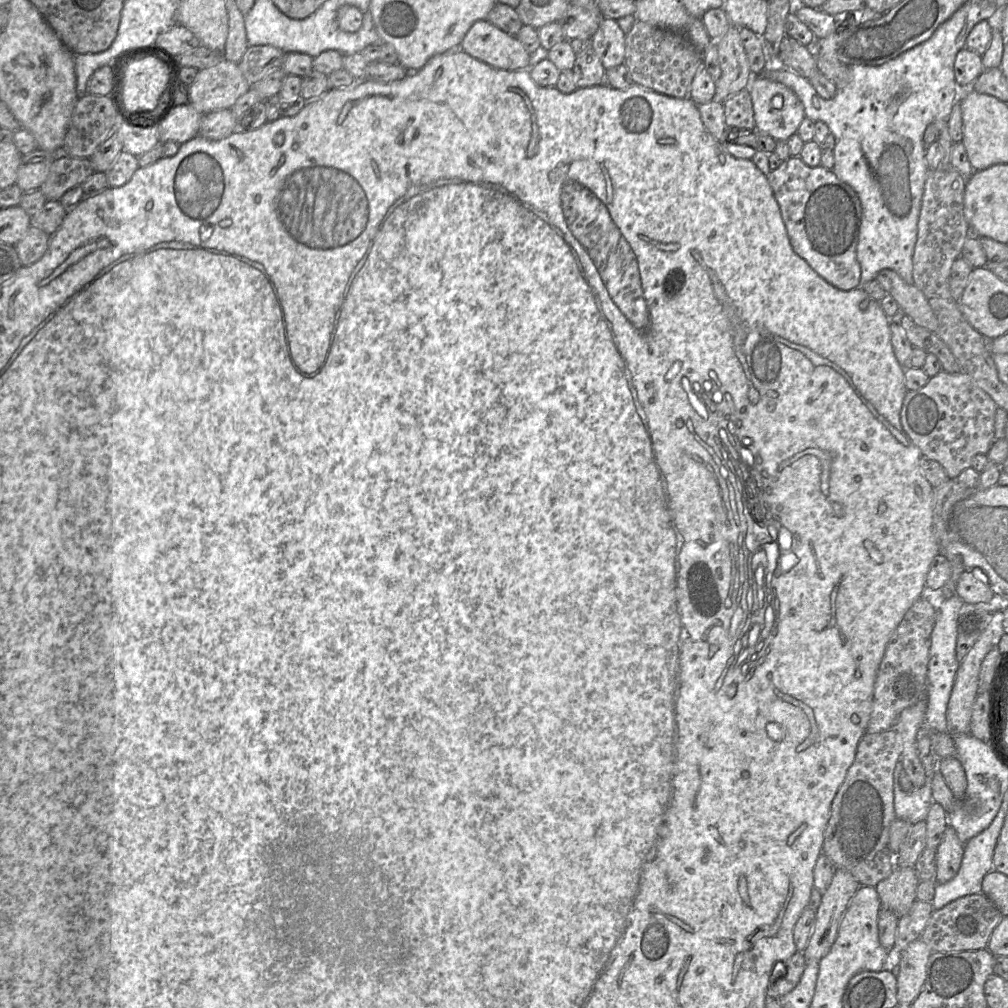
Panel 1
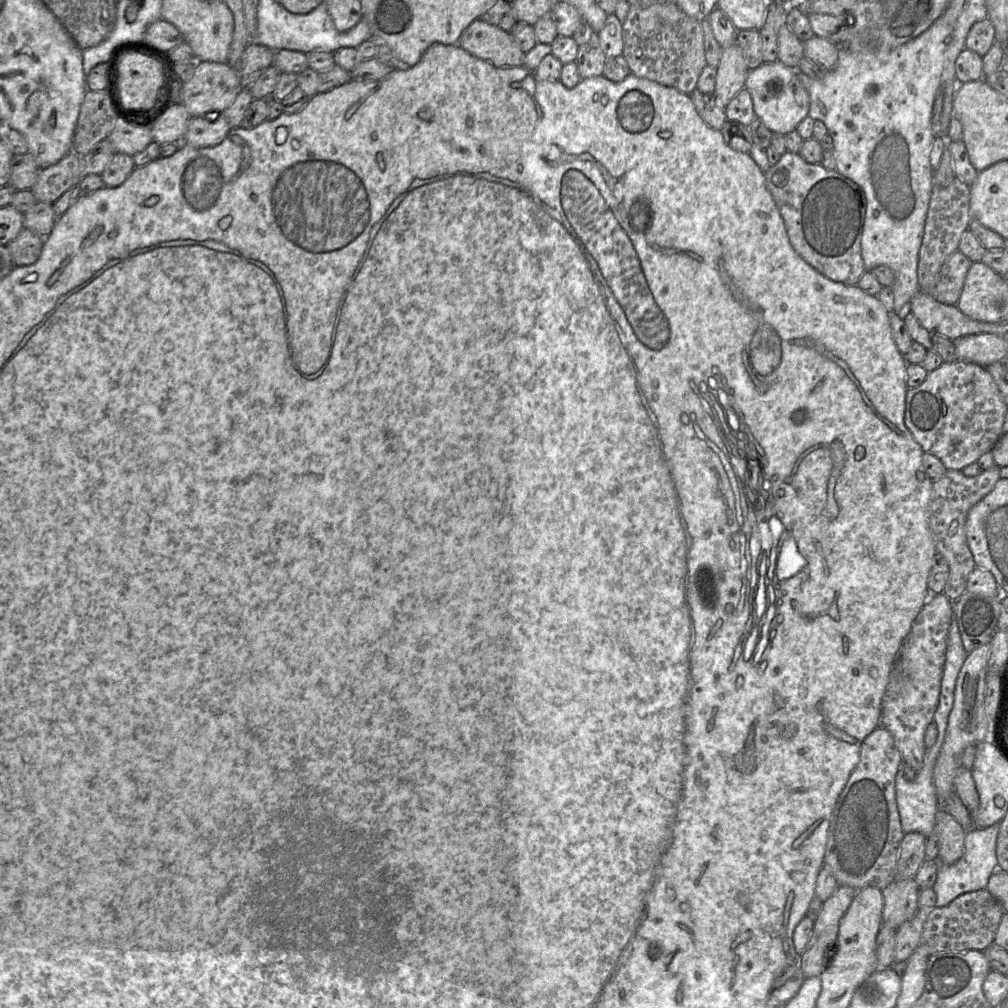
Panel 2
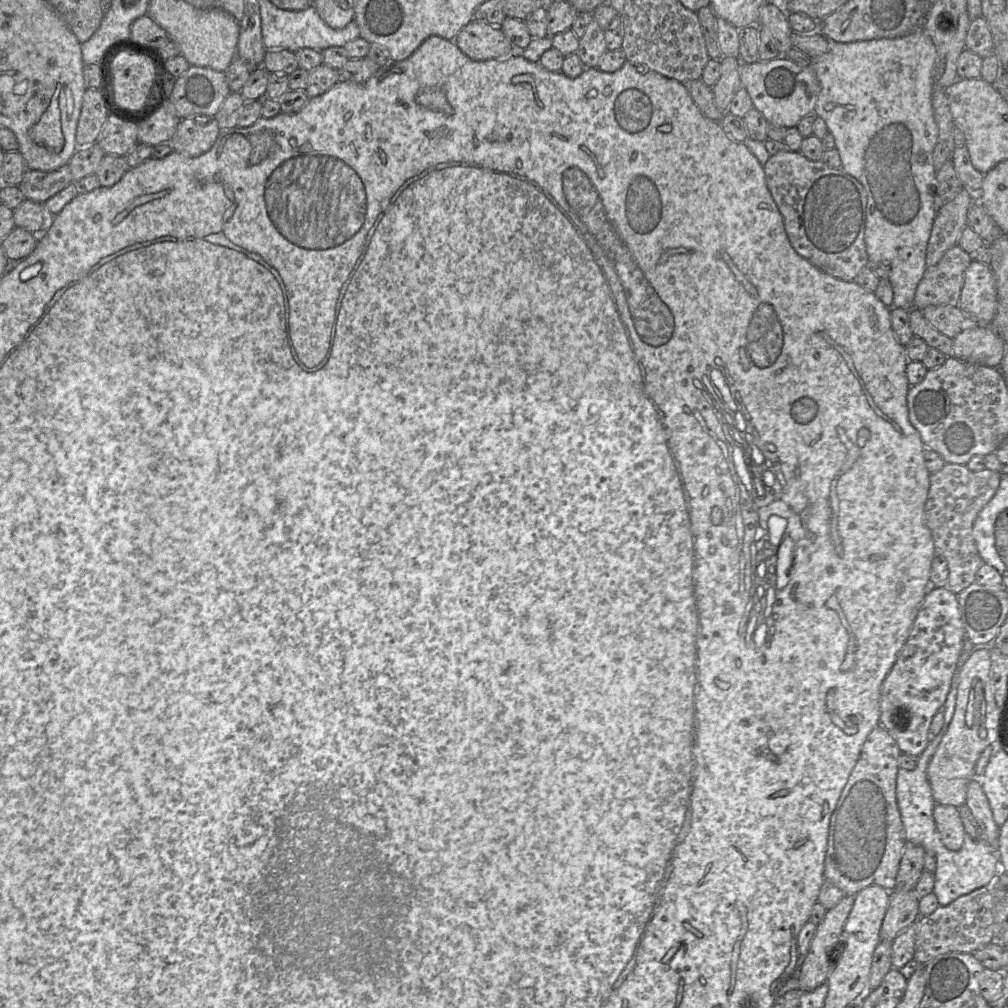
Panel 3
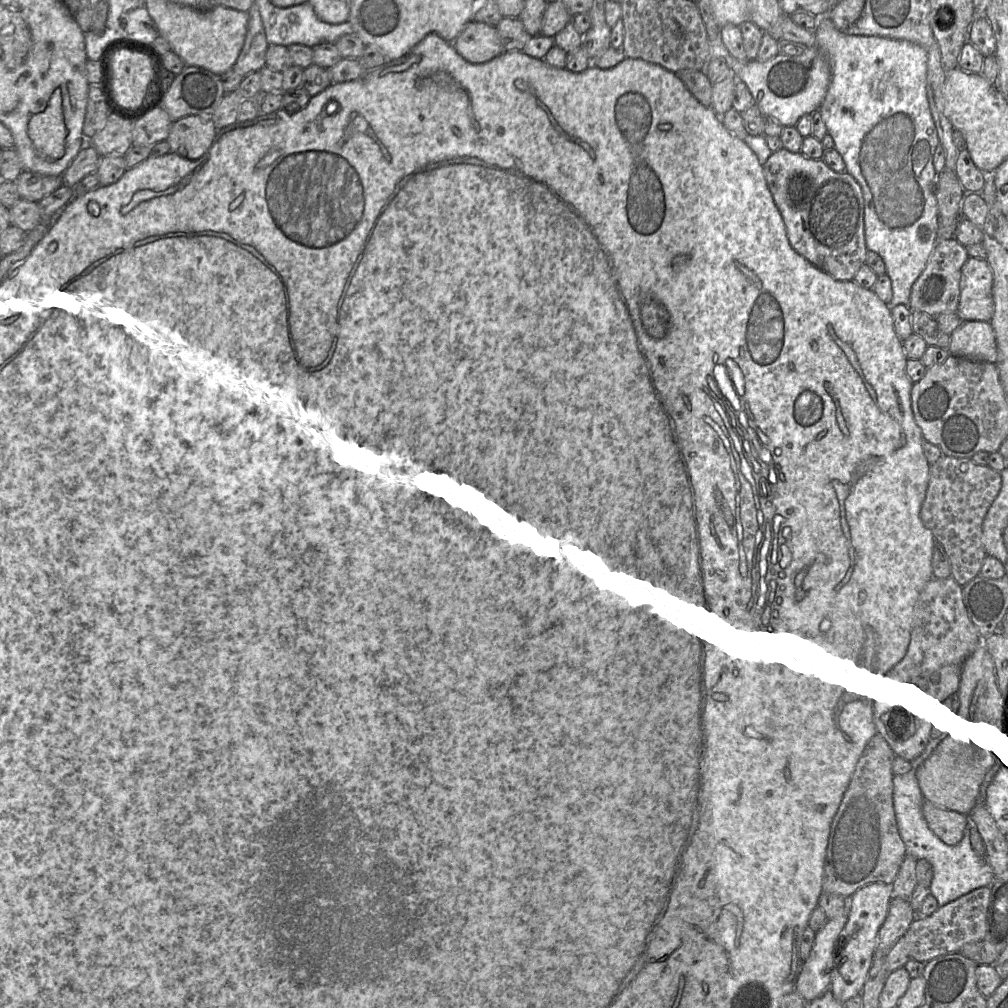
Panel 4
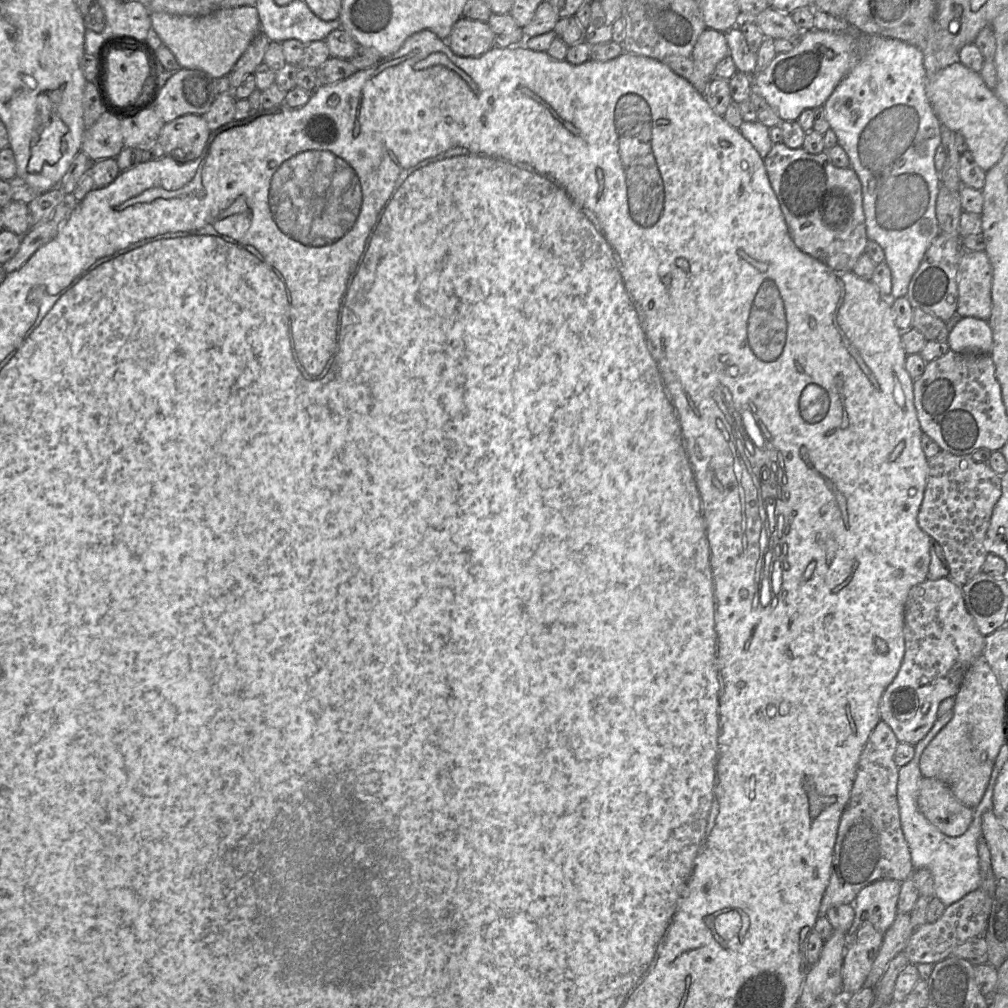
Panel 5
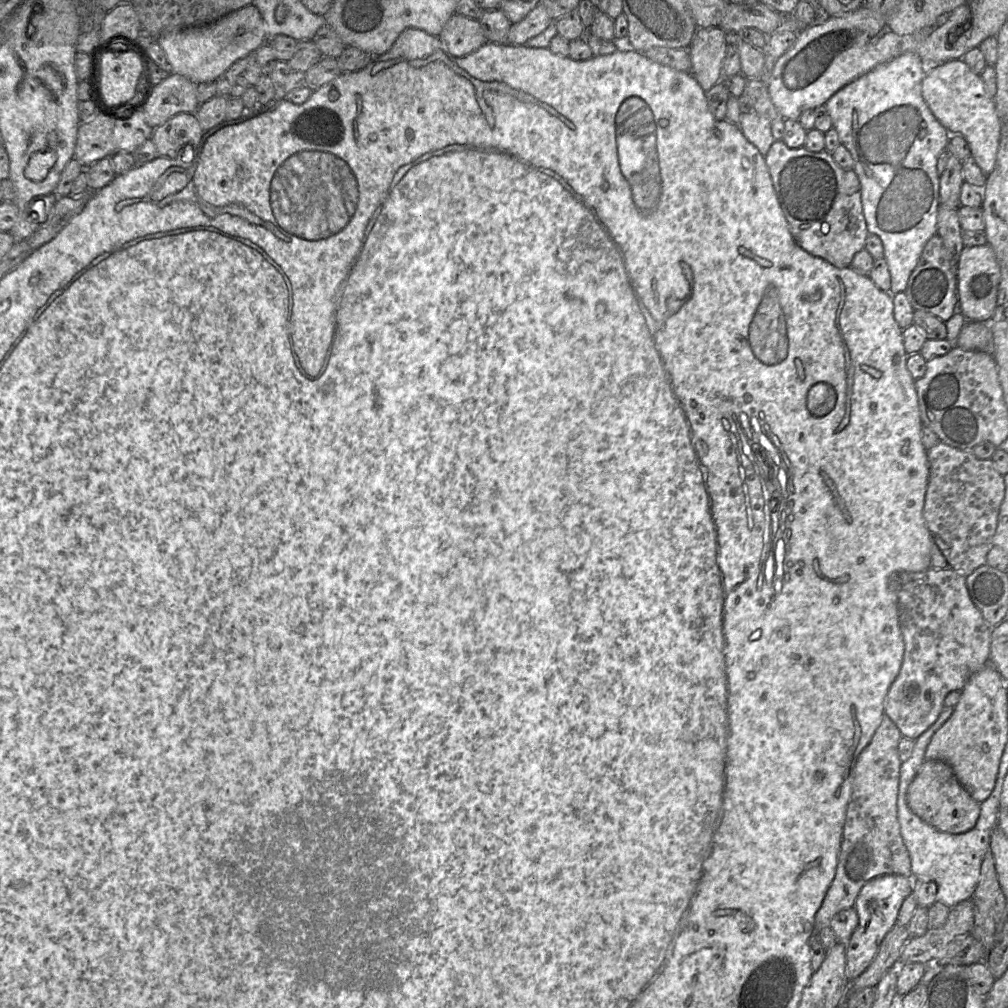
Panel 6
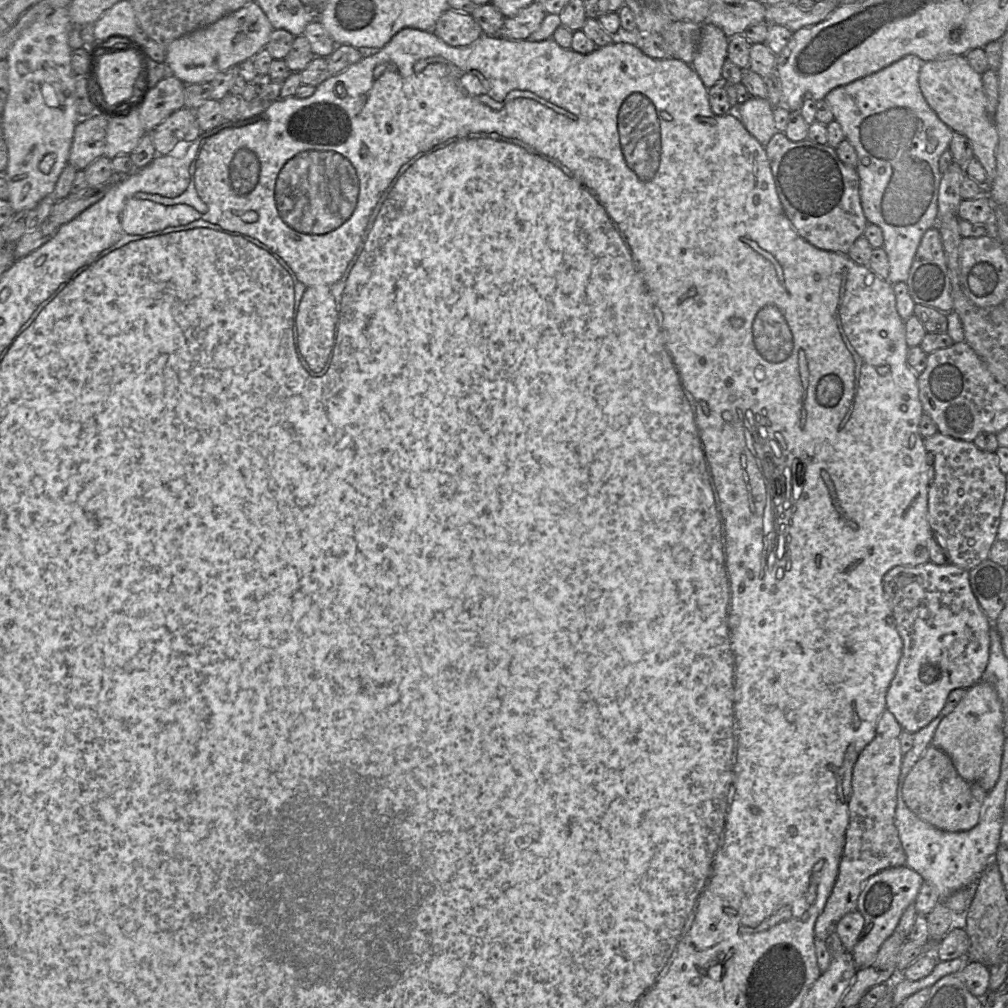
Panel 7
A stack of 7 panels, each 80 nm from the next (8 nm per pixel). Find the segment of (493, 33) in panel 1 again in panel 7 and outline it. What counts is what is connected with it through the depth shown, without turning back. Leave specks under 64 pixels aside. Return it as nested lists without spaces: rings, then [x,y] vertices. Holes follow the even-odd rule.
[[[448,8],[438,18],[433,33],[453,47],[468,46],[483,35],[471,14]]]

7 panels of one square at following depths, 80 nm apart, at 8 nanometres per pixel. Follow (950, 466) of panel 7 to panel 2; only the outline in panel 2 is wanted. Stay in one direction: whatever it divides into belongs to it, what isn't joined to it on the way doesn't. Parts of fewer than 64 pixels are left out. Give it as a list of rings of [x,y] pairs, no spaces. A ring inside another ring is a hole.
[[[994,466],[974,477],[967,477],[962,471],[946,470],[945,474],[939,480],[933,482],[929,525],[936,551],[945,558],[949,567],[949,578],[943,593],[952,601],[956,601],[966,592],[968,577],[976,568],[965,532],[968,512],[993,490],[999,479],[1000,468]]]

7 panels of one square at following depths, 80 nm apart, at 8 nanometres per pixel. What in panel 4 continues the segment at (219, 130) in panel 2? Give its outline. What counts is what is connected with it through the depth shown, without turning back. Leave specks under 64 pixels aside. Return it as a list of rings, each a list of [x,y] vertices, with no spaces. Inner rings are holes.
[[[189,115],[175,120],[166,139],[169,152],[190,160],[199,159],[211,147],[216,133],[211,116]]]

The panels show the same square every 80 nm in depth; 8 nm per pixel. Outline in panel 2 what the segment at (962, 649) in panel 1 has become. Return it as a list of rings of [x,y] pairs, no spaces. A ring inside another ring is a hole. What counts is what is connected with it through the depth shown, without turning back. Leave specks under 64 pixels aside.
[[[964,592],[954,602],[963,647],[967,653],[991,643],[1002,614],[1000,597],[985,597]]]

